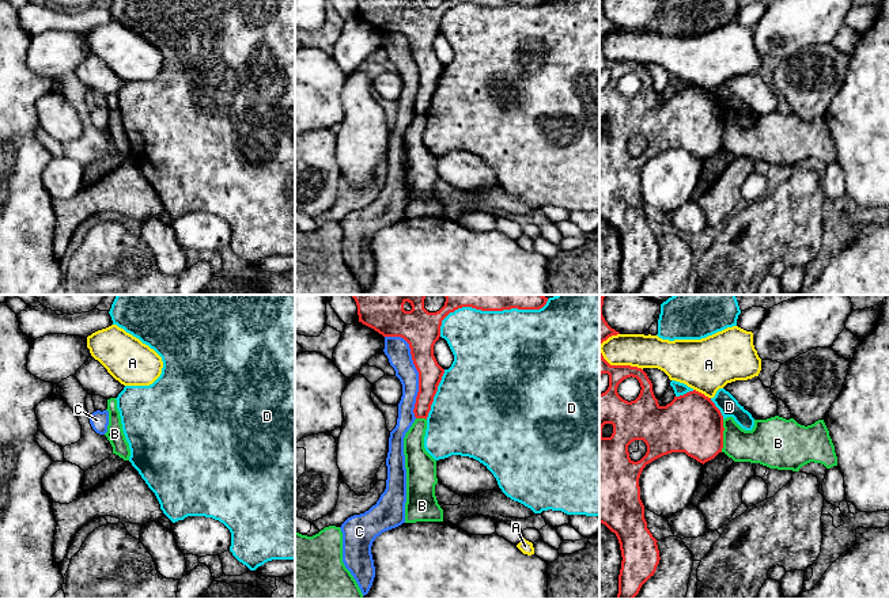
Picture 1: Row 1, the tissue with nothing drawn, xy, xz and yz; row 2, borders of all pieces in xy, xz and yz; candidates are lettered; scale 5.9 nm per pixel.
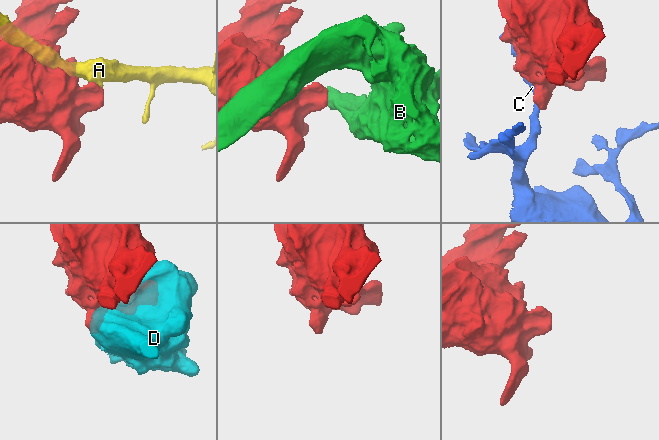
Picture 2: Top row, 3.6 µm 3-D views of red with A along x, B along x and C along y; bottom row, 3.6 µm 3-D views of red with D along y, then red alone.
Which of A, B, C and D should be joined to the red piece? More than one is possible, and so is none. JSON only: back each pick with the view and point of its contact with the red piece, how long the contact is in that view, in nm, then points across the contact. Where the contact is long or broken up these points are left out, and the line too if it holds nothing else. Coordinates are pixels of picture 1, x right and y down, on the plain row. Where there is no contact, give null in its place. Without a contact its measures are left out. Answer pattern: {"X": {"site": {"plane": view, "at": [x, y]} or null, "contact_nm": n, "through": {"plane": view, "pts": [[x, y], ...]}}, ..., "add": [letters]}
{"add": []}

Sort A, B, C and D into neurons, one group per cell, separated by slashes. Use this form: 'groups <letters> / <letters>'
groups A / B / C / D

